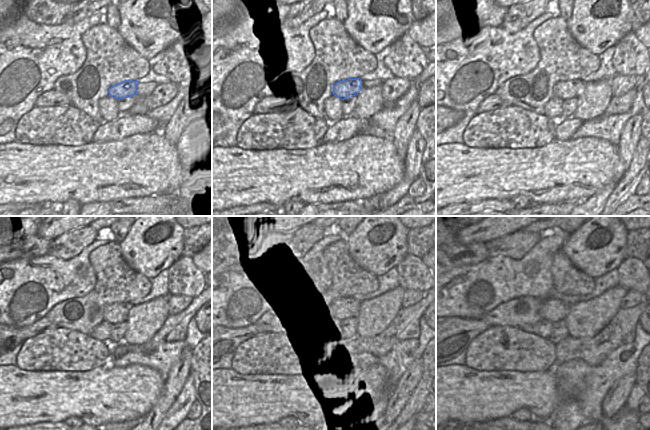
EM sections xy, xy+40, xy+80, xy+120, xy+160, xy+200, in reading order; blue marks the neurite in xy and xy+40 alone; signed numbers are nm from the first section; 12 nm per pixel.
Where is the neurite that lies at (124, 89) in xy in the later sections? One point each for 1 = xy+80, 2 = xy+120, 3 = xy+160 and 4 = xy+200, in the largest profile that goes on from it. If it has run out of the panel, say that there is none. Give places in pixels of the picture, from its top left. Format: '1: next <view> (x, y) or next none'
1: next xy+80 (564, 90)
2: next xy+120 (117, 312)
3: next xy+160 (339, 310)
4: next xy+200 (552, 309)

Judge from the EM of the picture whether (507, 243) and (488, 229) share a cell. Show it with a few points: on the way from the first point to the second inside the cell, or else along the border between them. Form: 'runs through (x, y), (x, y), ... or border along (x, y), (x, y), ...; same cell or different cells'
border along (521, 229), (484, 243); different cells

